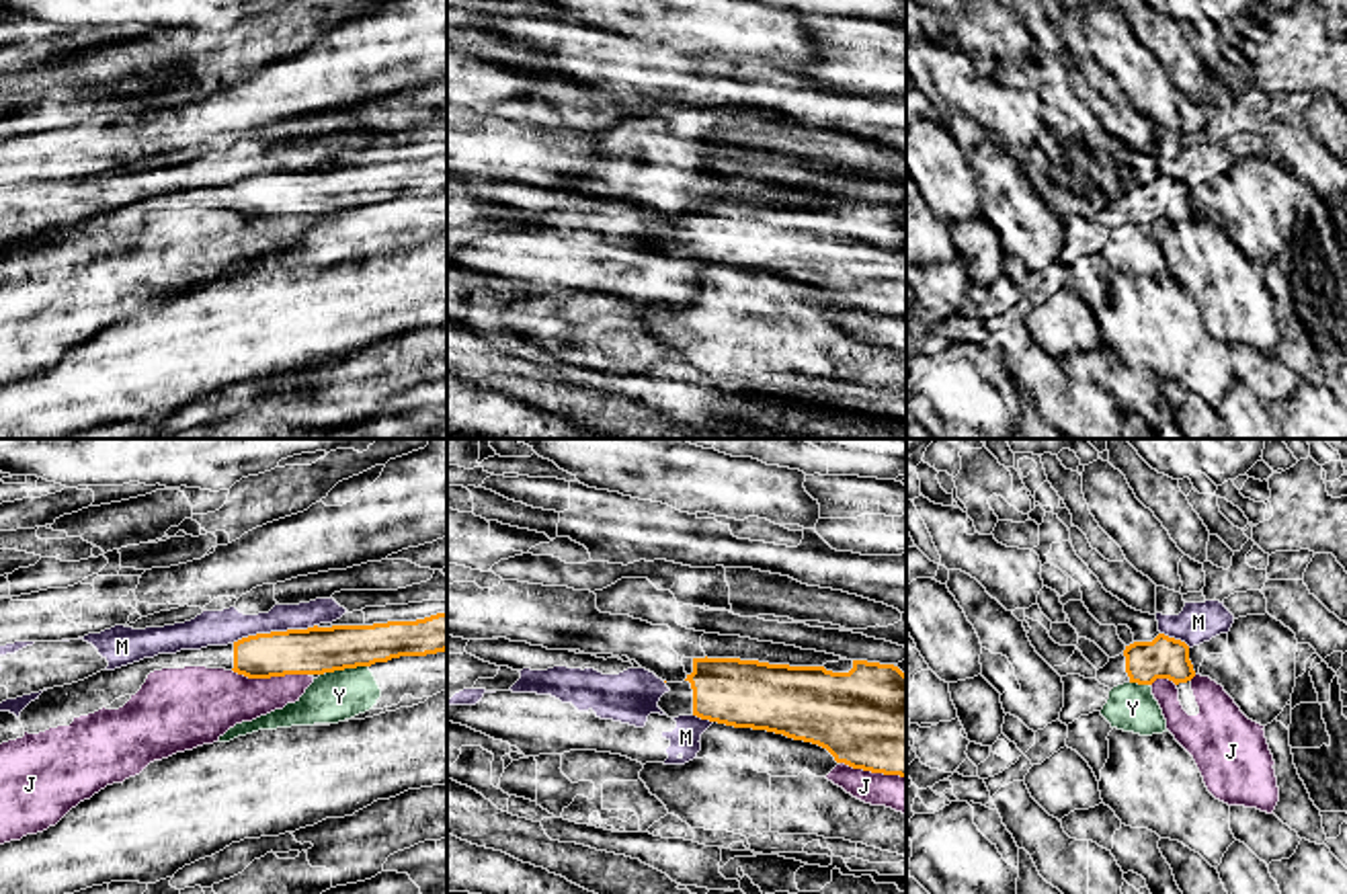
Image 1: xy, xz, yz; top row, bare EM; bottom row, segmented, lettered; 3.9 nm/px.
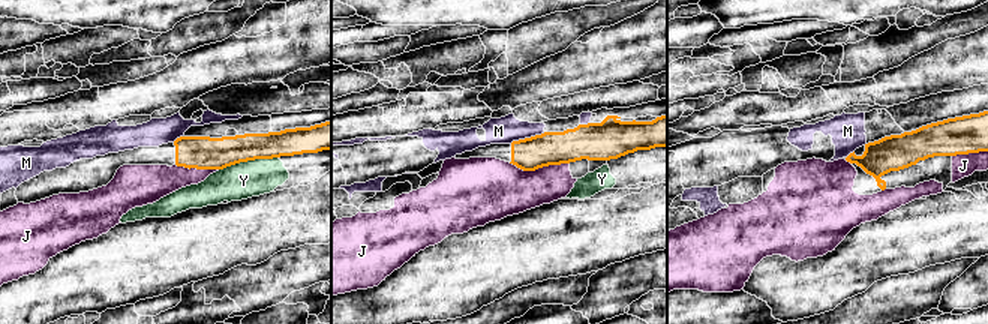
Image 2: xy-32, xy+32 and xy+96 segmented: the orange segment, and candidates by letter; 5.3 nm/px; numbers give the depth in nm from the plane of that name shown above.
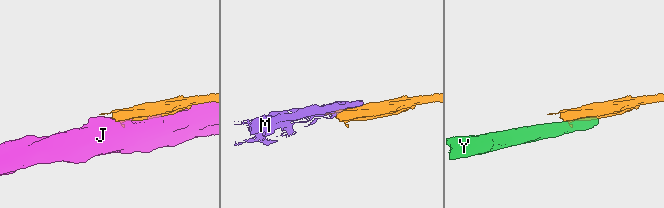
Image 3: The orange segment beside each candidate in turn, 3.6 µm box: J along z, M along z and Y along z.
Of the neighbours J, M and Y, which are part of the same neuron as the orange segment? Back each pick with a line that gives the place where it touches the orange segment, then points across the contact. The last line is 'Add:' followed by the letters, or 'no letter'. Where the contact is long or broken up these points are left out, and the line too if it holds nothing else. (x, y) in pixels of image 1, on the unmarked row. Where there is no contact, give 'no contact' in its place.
Add: no letter

